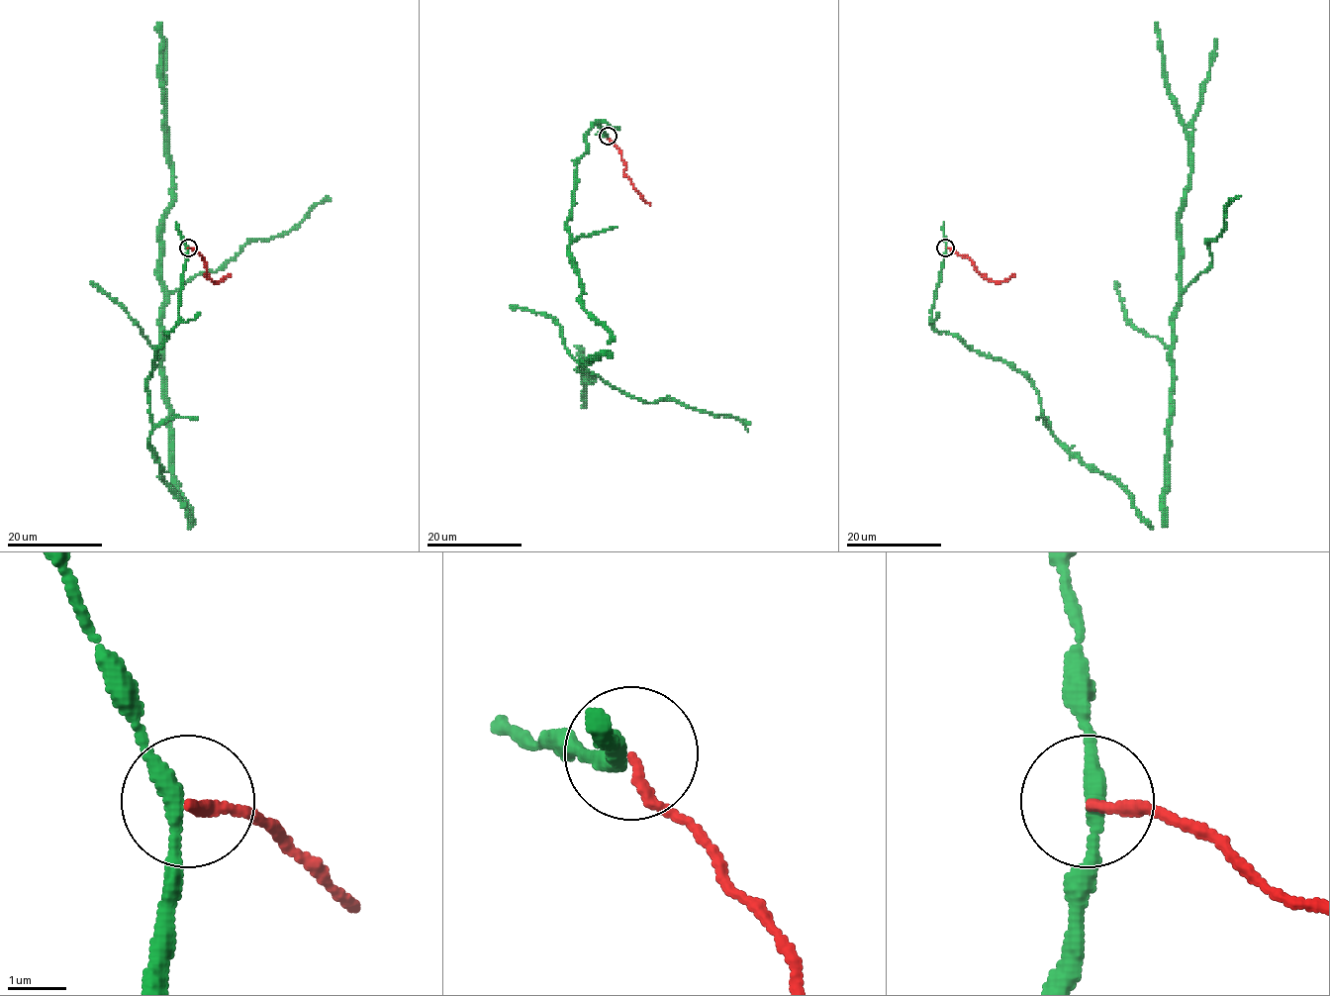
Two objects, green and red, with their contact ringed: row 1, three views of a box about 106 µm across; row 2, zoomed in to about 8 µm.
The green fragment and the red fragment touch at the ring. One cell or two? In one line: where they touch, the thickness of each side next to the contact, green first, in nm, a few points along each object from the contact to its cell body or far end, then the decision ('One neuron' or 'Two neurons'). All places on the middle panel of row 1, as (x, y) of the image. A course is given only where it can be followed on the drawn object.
Place: (608, 136). Thickness 280 nm (green) against 150 nm. Course of green: (607, 136), (599, 122), (584, 138), (566, 225), (582, 307), (611, 335), (582, 362), (591, 380), (579, 345). Course of red: (608, 136), (625, 164), (624, 172), (649, 205). Two neurons

